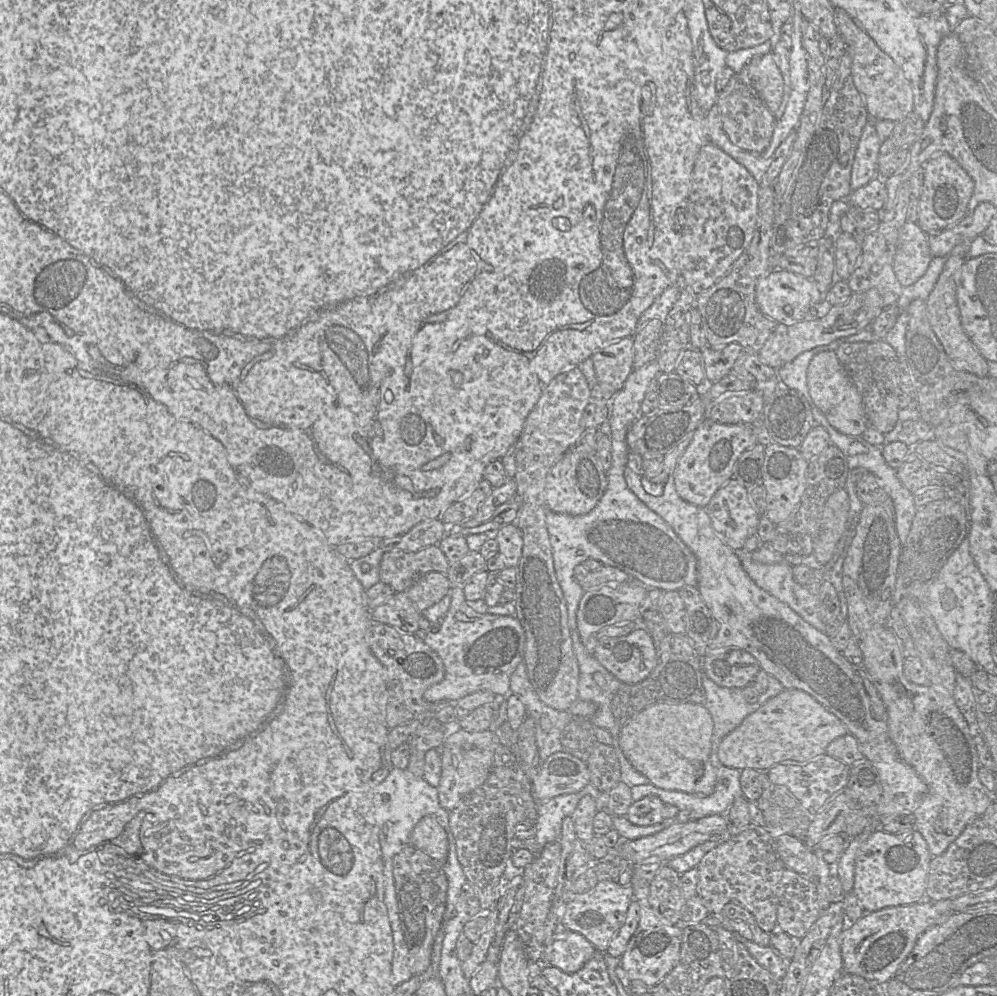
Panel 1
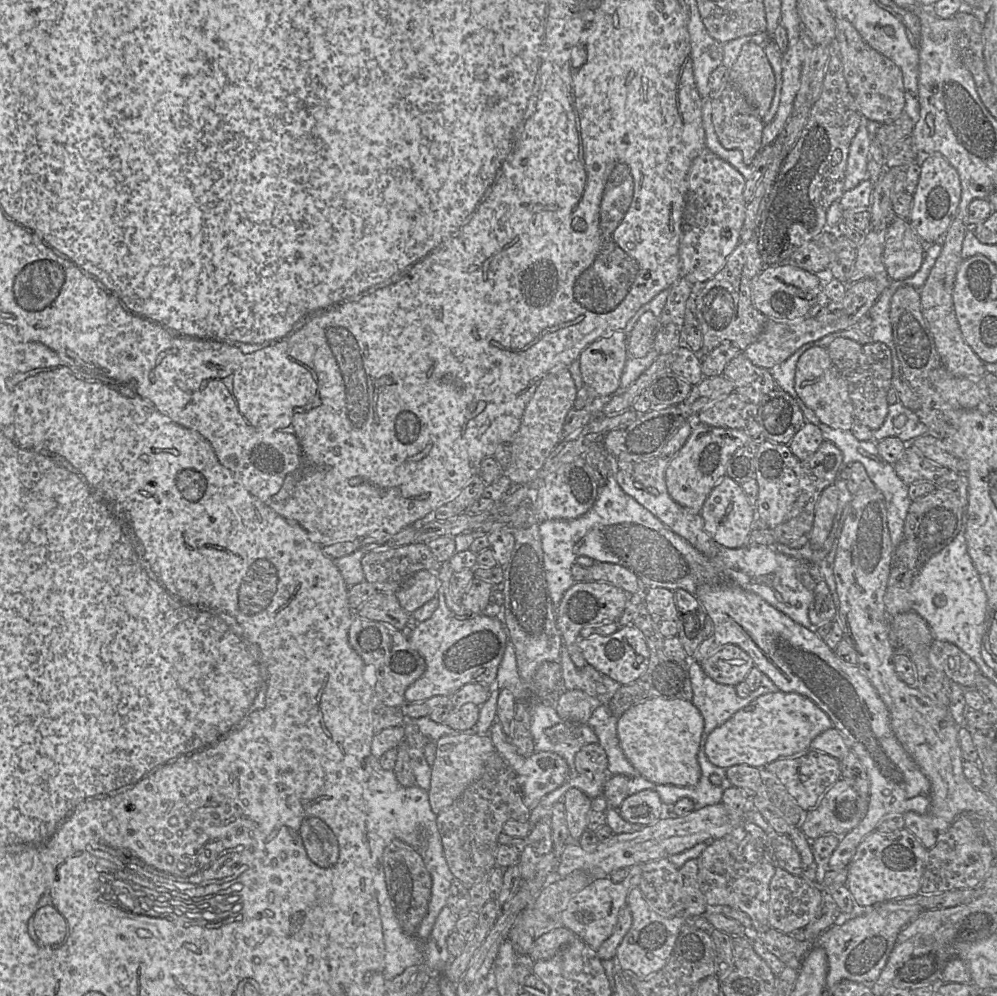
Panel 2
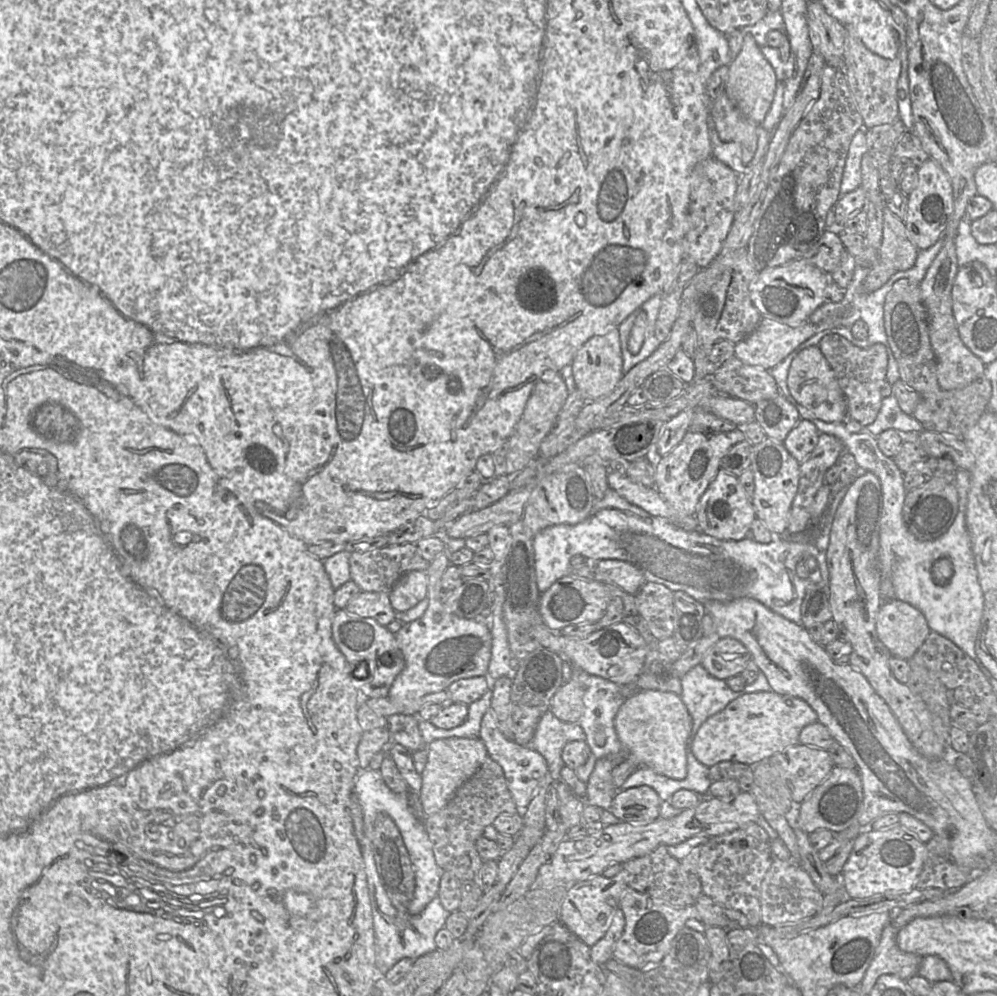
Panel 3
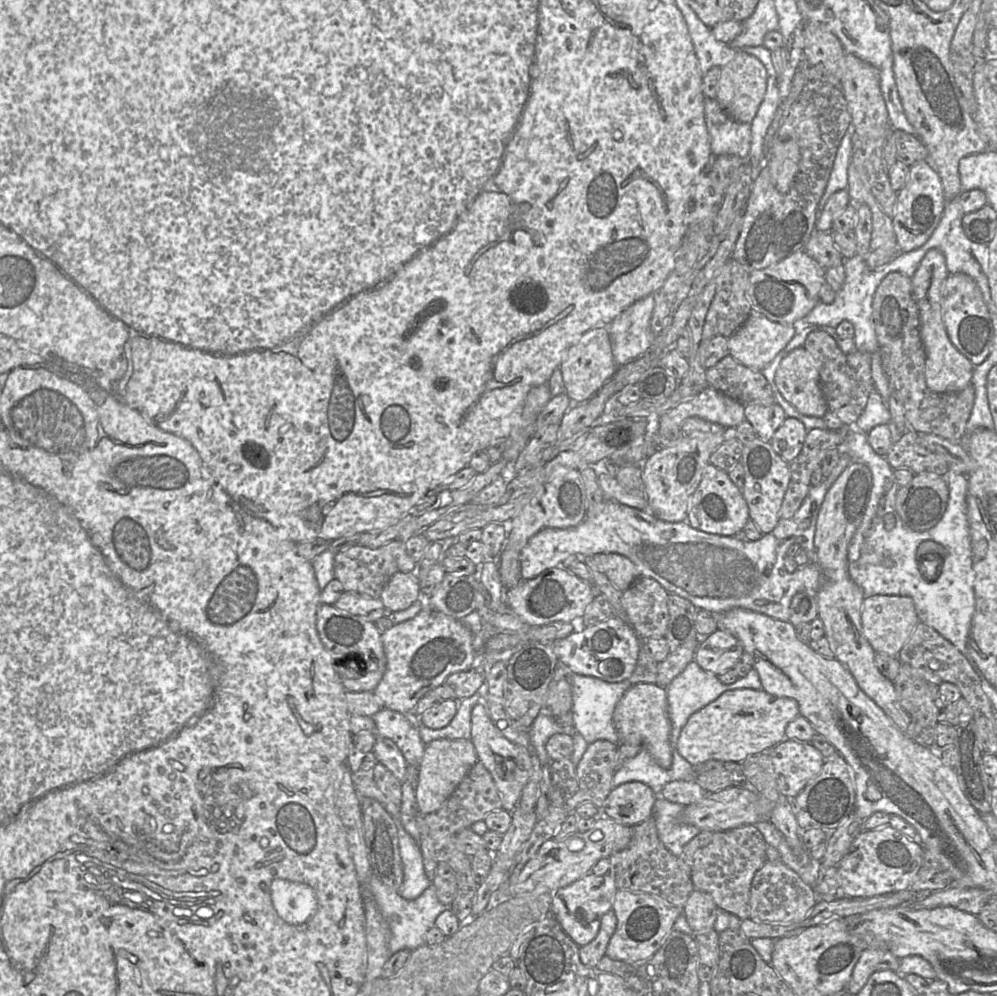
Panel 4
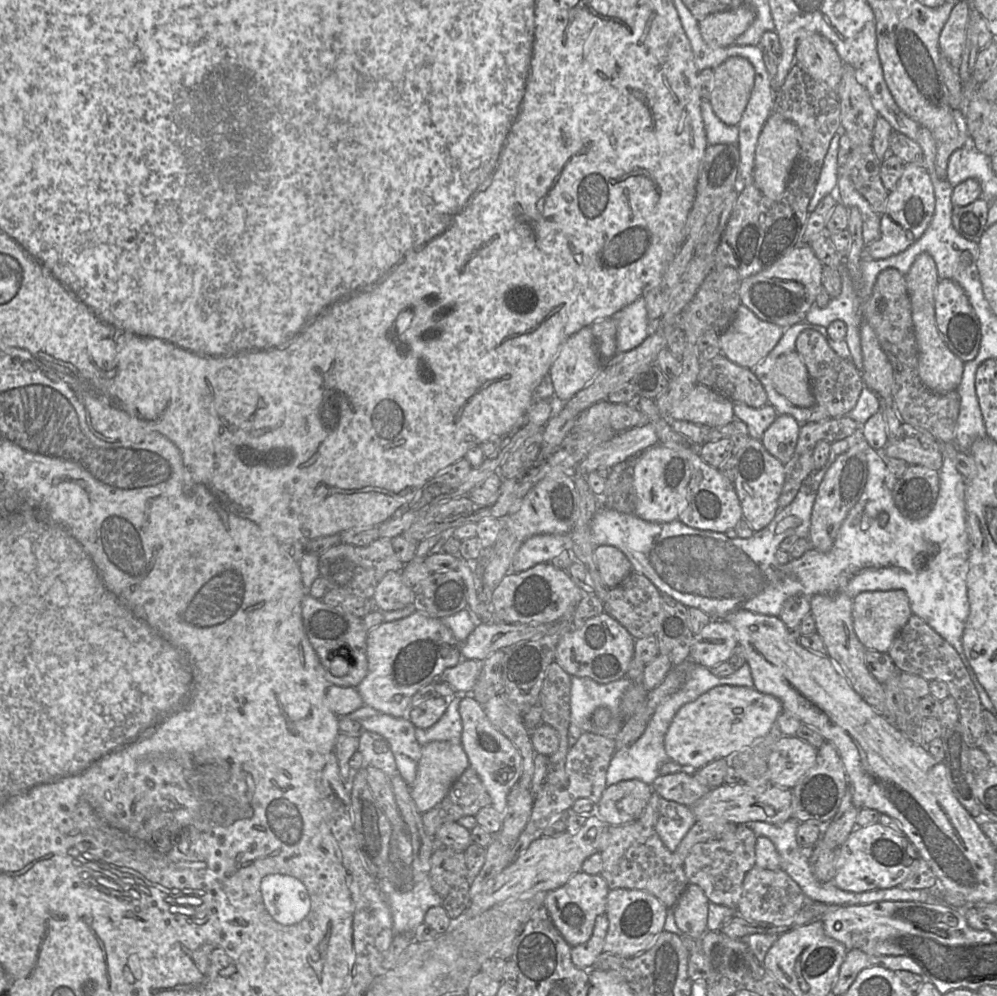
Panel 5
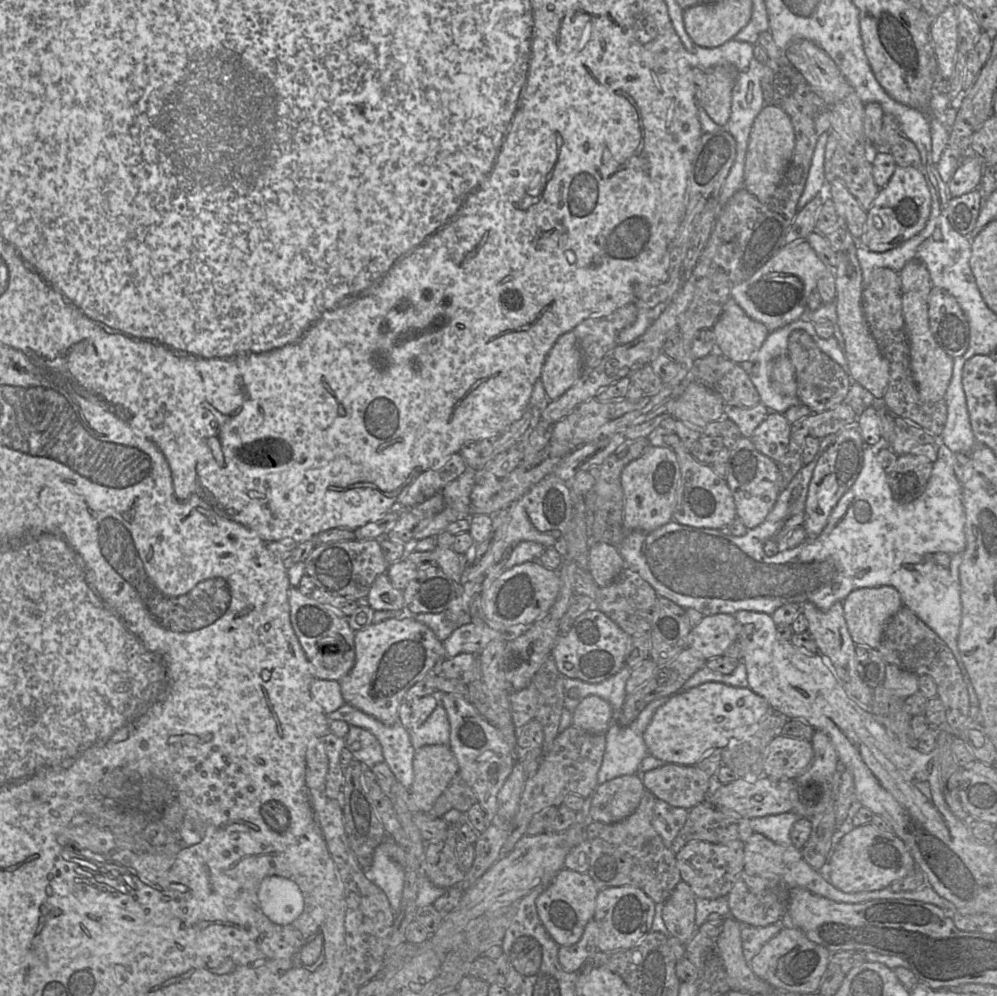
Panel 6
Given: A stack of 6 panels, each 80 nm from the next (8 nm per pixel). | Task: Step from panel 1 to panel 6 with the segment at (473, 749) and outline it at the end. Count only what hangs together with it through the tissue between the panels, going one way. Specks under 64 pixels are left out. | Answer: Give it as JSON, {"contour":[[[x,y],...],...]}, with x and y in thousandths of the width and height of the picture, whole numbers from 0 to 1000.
{"contour":[[[428,748],[417,753],[415,783],[410,791],[414,814],[428,816],[459,777],[459,765],[450,748]]]}

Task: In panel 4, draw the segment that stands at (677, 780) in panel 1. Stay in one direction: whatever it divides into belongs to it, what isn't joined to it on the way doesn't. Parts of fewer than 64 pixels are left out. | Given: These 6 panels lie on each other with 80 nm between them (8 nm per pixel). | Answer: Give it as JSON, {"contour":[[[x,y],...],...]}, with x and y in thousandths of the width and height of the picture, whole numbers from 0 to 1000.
{"contour":[[[650,686],[635,688],[620,705],[615,725],[623,746],[647,752],[662,770],[666,772],[673,770],[676,752],[672,746],[673,724],[668,691]]]}

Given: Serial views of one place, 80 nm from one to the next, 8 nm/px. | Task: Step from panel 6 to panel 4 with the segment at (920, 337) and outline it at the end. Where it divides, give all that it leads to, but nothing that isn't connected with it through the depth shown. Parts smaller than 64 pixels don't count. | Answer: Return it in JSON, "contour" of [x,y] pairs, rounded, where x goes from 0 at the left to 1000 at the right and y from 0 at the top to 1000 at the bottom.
{"contour":[[[941,250],[932,251],[914,278],[916,297],[922,309],[923,338],[929,353],[928,381],[930,388],[940,394],[963,392],[973,386],[978,366],[953,342],[944,315],[944,289],[952,277],[949,261]]]}

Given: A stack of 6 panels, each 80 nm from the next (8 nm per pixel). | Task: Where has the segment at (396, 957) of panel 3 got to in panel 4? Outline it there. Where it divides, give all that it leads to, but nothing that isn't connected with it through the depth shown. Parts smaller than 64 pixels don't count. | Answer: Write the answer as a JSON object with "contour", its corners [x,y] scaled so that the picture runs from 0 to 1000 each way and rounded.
{"contour":[[[373,878],[369,886],[369,893],[389,928],[391,934],[390,955],[392,958],[404,953],[414,955],[427,948],[427,936],[432,931],[437,931],[436,924],[439,919],[450,913],[450,911],[440,905],[433,889],[426,893],[417,903],[408,904],[399,895],[386,889],[377,879]]]}

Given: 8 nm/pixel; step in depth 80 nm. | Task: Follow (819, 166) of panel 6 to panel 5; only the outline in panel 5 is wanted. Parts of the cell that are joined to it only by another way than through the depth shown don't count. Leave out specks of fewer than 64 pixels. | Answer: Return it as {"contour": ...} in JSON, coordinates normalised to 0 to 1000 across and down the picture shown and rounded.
{"contour":[[[839,135],[834,142],[831,151],[826,161],[815,198],[811,204],[810,211],[816,212],[821,203],[834,194],[839,194],[841,183],[840,154],[842,149],[843,135]]]}

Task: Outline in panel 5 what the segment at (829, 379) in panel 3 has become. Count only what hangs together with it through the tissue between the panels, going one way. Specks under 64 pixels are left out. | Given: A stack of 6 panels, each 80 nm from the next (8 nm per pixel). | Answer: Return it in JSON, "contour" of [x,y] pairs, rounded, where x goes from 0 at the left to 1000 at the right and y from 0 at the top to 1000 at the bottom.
{"contour":[[[797,352],[778,361],[774,370],[774,385],[777,392],[796,408],[817,408],[809,370]]]}

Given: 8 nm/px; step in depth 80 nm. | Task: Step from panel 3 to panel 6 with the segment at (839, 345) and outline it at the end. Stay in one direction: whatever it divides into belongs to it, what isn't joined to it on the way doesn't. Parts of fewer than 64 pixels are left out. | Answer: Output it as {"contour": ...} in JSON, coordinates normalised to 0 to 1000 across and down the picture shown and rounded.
{"contour":[[[806,331],[795,332],[790,340],[789,357],[797,370],[799,385],[798,399],[814,415],[830,413],[848,404],[856,384],[852,374],[824,353],[815,339]]]}

